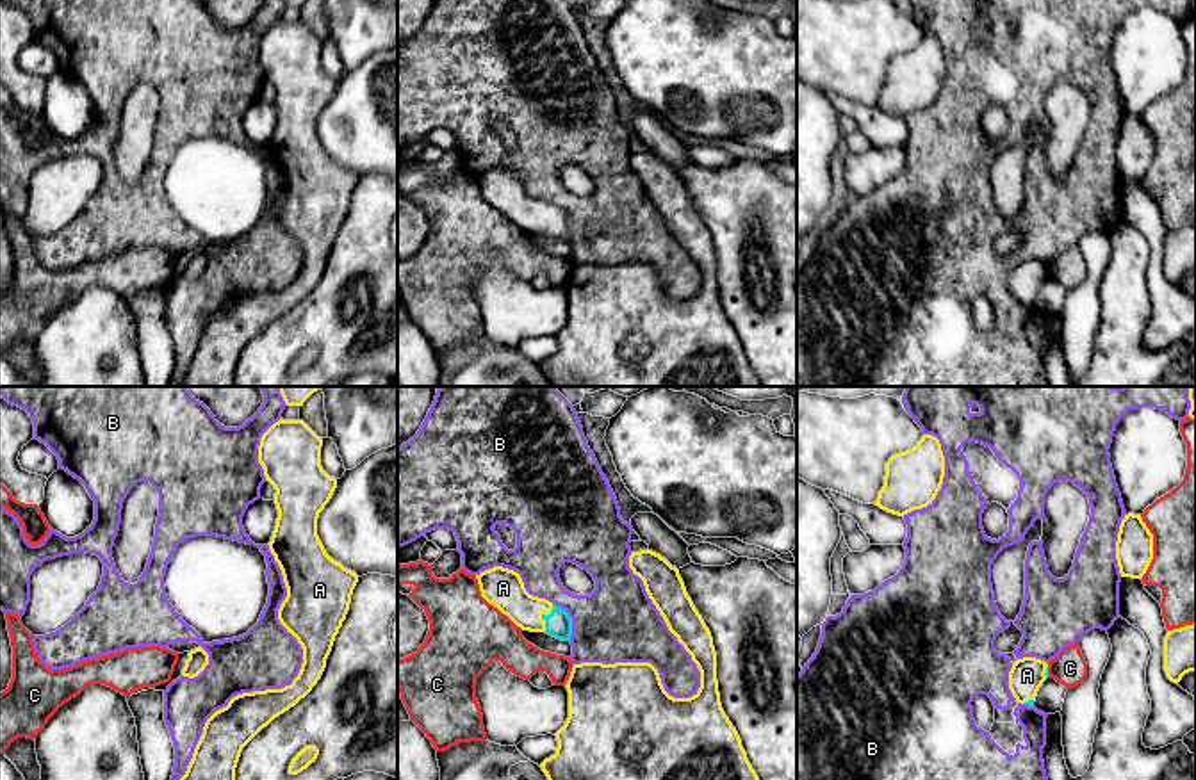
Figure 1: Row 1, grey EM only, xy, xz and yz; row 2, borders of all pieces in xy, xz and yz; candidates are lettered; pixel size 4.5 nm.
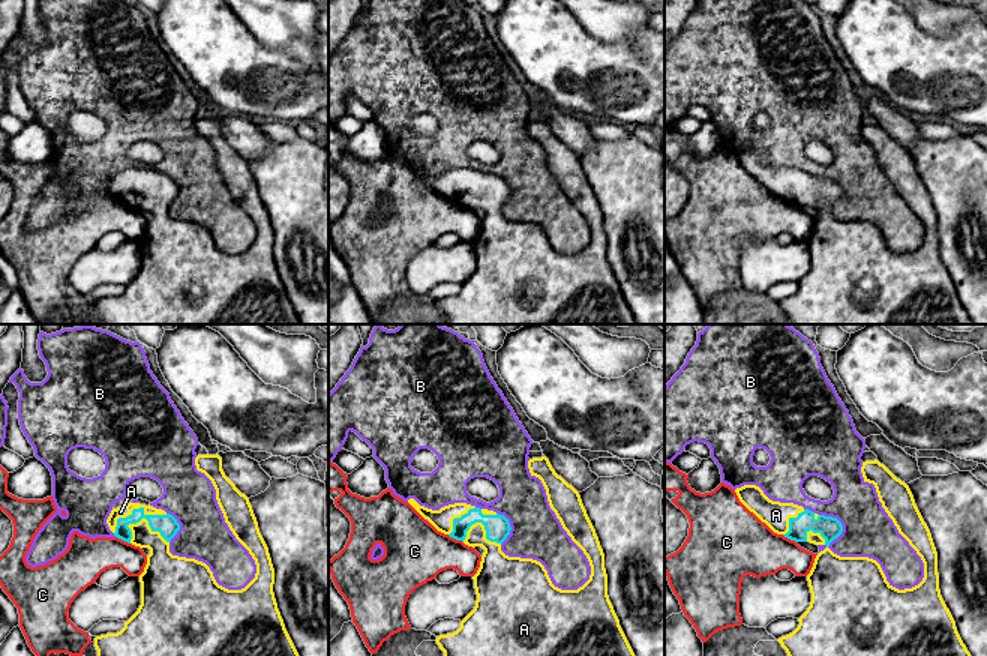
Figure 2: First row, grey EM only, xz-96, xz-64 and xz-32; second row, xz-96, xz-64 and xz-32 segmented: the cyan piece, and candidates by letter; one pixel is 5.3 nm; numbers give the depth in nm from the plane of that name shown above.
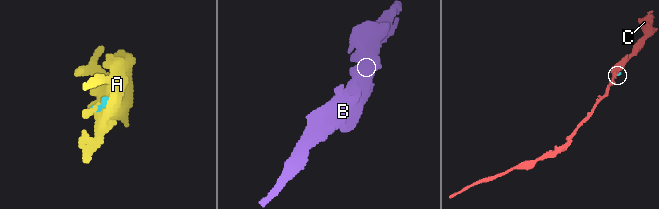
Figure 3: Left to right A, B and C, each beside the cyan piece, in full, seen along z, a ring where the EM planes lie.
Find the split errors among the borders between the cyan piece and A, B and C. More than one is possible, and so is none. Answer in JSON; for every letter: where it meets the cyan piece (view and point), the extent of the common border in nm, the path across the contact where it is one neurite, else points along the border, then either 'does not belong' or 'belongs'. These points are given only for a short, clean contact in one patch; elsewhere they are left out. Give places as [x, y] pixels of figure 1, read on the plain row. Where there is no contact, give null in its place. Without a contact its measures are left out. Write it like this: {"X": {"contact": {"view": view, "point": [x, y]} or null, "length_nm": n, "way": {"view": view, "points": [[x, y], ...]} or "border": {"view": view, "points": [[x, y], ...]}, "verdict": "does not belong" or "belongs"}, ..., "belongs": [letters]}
{"A": {"contact": {"view": "xz", "point": [544, 219]}, "length_nm": 130, "verdict": "belongs"}, "B": {"contact": {"view": "xz", "point": [571, 221]}, "length_nm": 190, "verdict": "does not belong"}, "C": {"contact": {"view": "yz", "point": [1047, 273]}, "length_nm": 40, "border": {"view": "yz", "points": [[1047, 269], [1050, 276]]}, "verdict": "does not belong"}, "belongs": ["A"]}

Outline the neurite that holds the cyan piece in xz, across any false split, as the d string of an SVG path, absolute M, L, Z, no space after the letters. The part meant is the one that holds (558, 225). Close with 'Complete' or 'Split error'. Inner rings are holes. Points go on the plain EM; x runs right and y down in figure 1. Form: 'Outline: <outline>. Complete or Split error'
Outline: M494 167L476 180L481 198L522 232L545 233L556 240L570 242L572 219L569 214L545 199L529 196L517 173Z. Split error

